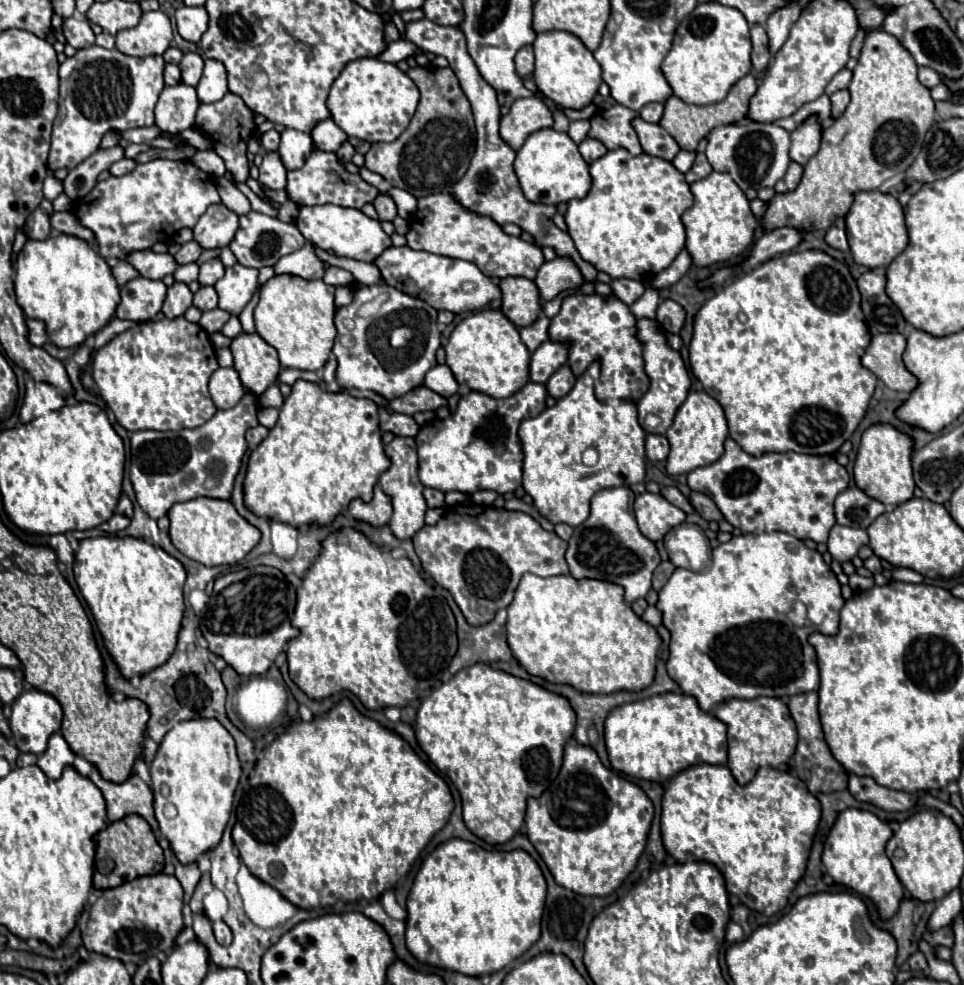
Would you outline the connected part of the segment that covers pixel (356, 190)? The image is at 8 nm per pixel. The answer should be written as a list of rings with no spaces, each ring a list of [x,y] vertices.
[[[313,150],[303,168],[289,172],[289,184],[285,190],[287,190],[289,200],[299,206],[337,204],[337,206],[355,208],[355,210],[361,210],[365,204],[371,204],[375,196],[379,194],[379,190],[371,186],[369,182],[365,182],[359,174],[347,172],[335,154],[321,152],[321,150]]]

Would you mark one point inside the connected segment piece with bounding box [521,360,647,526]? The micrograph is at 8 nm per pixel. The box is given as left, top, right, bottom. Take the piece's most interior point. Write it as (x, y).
(554, 475)

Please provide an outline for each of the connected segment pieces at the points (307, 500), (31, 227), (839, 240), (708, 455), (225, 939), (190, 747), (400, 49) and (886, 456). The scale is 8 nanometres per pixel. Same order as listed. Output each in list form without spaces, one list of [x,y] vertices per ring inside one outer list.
[[[297,380],[285,398],[279,420],[269,436],[251,452],[245,476],[245,504],[269,520],[307,526],[311,522],[329,524],[349,506],[353,498],[371,500],[379,474],[389,468],[391,460],[383,450],[379,428],[379,406],[367,398],[355,398],[347,392],[327,392],[317,382]]]
[[[43,200],[37,210],[29,216],[29,220],[25,222],[25,234],[27,238],[35,238],[35,240],[45,240],[51,234],[51,214],[53,214],[53,206],[49,200]]]
[[[833,226],[833,228],[827,232],[825,240],[827,240],[829,246],[833,246],[833,248],[837,248],[837,250],[847,250],[847,236],[845,236],[845,230],[839,228],[839,226]]]
[[[689,392],[687,400],[675,414],[671,428],[667,430],[667,440],[671,444],[671,452],[667,458],[667,472],[673,476],[687,474],[699,466],[717,462],[723,454],[725,438],[727,438],[727,420],[719,402],[705,392]]]
[[[223,920],[213,922],[213,932],[215,932],[215,938],[217,938],[217,942],[221,946],[229,946],[231,944],[231,928]]]
[[[215,718],[179,722],[165,734],[149,770],[161,834],[171,842],[181,864],[195,862],[201,852],[221,842],[231,814],[233,794],[241,778],[235,740]]]
[[[395,40],[387,46],[387,50],[379,56],[379,60],[385,60],[385,62],[401,62],[401,60],[407,60],[407,58],[415,58],[421,50],[409,42],[409,40]]]
[[[871,424],[863,436],[857,450],[857,460],[853,468],[855,484],[871,498],[883,502],[885,506],[899,506],[905,500],[913,498],[915,482],[911,472],[911,456],[913,456],[913,438],[903,434],[891,424]]]

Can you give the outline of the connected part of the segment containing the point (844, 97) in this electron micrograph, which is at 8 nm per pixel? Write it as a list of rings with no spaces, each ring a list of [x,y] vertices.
[[[839,90],[839,92],[835,92],[833,96],[831,96],[831,102],[833,102],[833,116],[835,118],[839,118],[841,116],[841,112],[845,112],[845,108],[847,108],[847,104],[849,104],[849,90]]]

